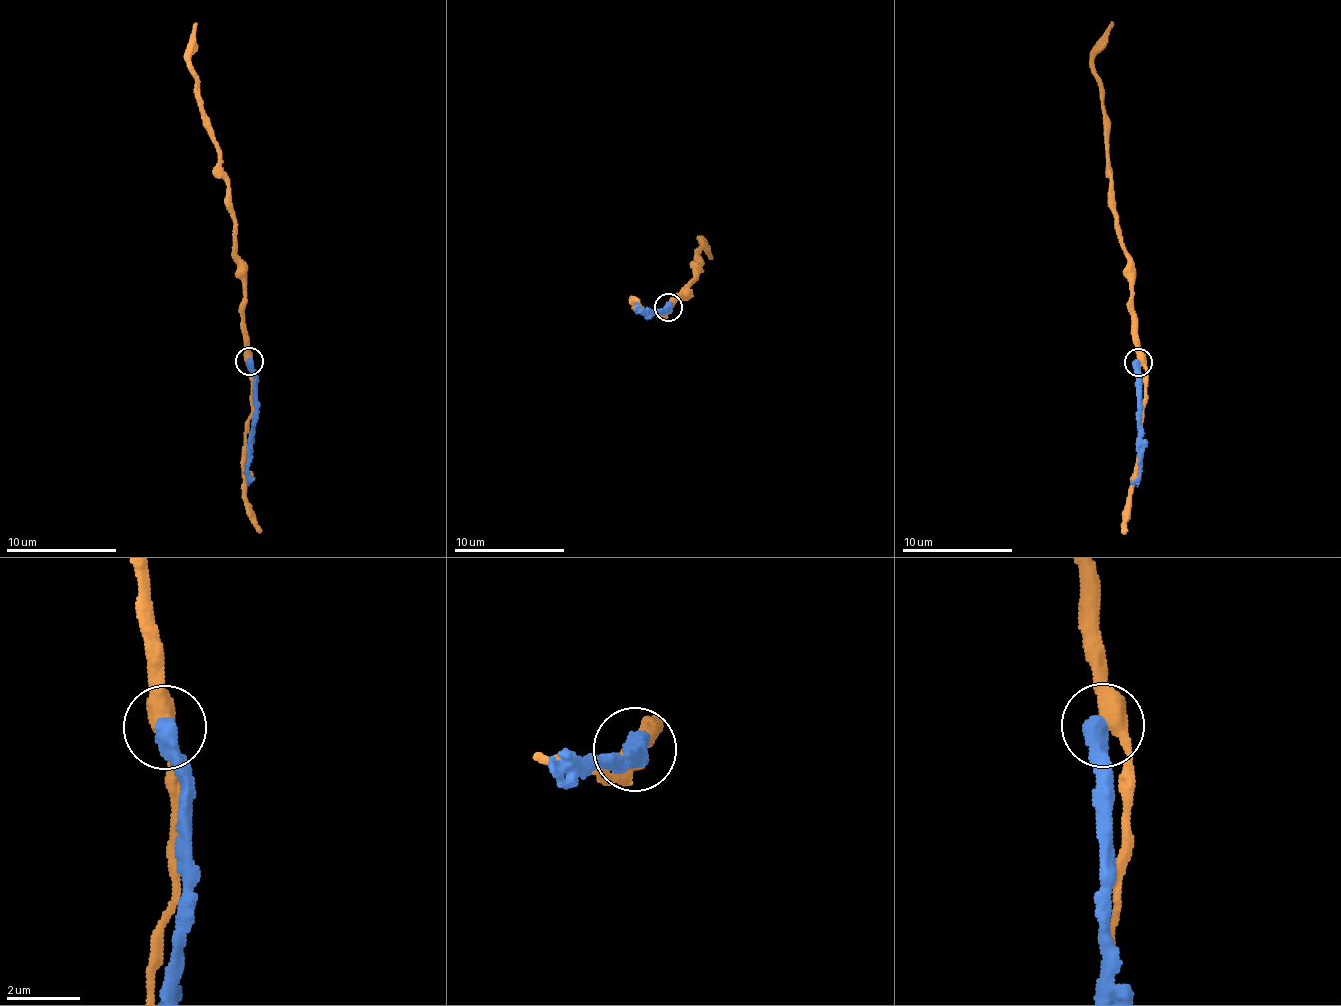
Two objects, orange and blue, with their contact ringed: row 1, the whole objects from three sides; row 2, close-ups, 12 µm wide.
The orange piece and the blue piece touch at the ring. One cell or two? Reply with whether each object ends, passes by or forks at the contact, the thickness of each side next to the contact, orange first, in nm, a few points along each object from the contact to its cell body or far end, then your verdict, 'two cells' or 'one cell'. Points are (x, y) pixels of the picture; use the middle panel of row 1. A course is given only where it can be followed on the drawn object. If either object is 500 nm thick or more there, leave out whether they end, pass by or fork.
440/500 nm | orange via (669, 308), (677, 298), (690, 297), (688, 285), (702, 272), (700, 238), (713, 259) | blue via (669, 308), (635, 311), (638, 303) | two cells

